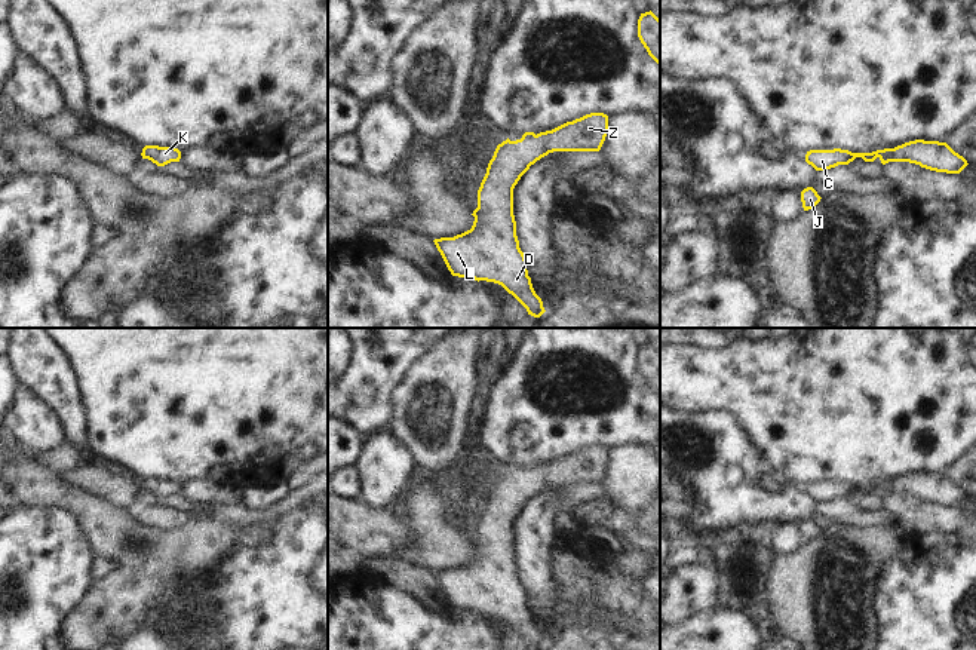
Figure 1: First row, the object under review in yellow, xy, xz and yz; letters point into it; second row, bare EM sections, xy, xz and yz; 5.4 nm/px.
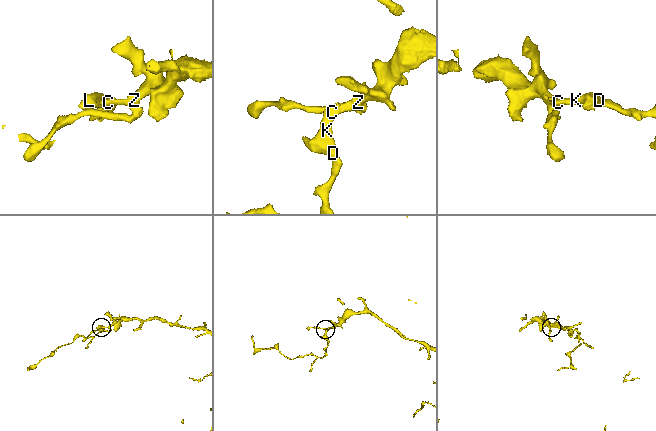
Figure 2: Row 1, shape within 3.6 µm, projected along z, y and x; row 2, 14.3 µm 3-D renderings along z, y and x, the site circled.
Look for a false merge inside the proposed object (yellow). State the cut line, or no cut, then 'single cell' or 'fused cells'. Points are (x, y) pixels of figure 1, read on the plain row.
no cut | single cell

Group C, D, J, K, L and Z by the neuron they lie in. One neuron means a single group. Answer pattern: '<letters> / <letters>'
C D J K L Z

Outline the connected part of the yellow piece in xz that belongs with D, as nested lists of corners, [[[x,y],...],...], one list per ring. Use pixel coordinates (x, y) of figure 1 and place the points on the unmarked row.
[[[590,445],[552,463],[537,467],[525,464],[521,472],[510,473],[507,470],[498,476],[478,522],[478,540],[472,546],[475,549],[472,561],[454,570],[433,573],[451,607],[498,616],[527,641],[528,647],[540,650],[546,643],[532,620],[525,588],[519,580],[513,548],[513,521],[530,499],[549,485],[599,484],[607,463],[608,448]]]

